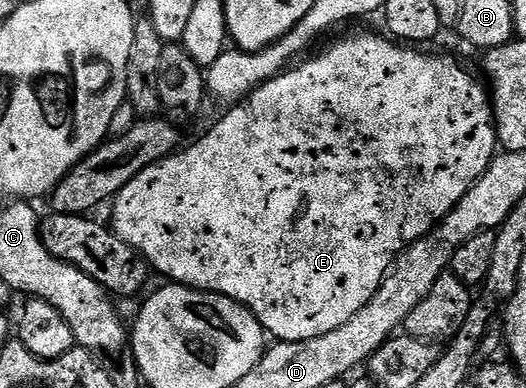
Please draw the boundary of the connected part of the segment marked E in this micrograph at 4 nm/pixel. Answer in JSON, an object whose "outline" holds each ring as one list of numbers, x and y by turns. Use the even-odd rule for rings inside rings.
{"outline":[[355,32,352,36,341,37,336,44,329,45,320,56,315,56,312,60,304,59,302,63,295,66,300,66,300,68,292,67,290,70,280,72,278,76,274,76,269,82,265,82,260,88,256,88,247,99,228,107,224,111,227,113,224,114,223,120,217,121,196,144,189,145,187,149,184,147,182,150,166,156,165,159,158,160,156,164,151,164,145,170,141,170,141,174,132,178,122,188,119,195,114,197,115,224,113,223,113,231,115,235,121,237,129,247,135,249,154,271,156,268,161,275,167,276,163,278,168,281,183,284,186,288,196,288,199,292,218,292,220,296,227,296,230,300,236,300,239,304,244,304,261,322,264,333,270,334,272,337,275,335,274,339,276,341,301,342,309,338,321,338,321,334,329,334,329,330,337,330,341,326,345,326,345,322,349,322,349,318,353,318,353,314,357,314,357,310,365,307,373,298,373,294,377,294,381,282,391,271,391,265,394,264,395,259,409,245,417,242,439,225,439,222,445,218,445,214,449,214,449,210,453,210,453,206,457,206,457,202,461,202,461,198,465,198,465,194,469,194,469,190,478,182,481,174,485,174,485,170,497,155,495,113,484,81,478,75,475,77,465,65,458,64,451,56,426,56,423,52,414,52,416,50,414,47,404,46,386,35,383,36,374,36,371,32]]}

